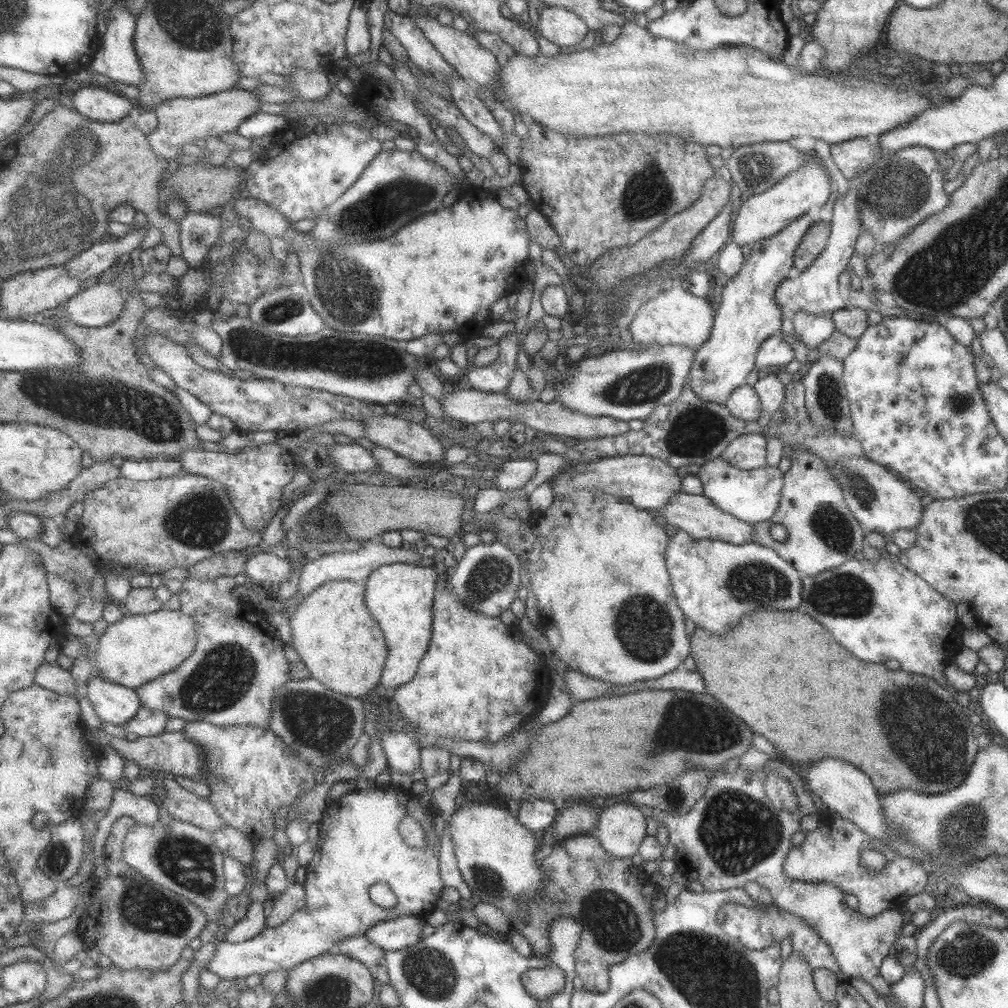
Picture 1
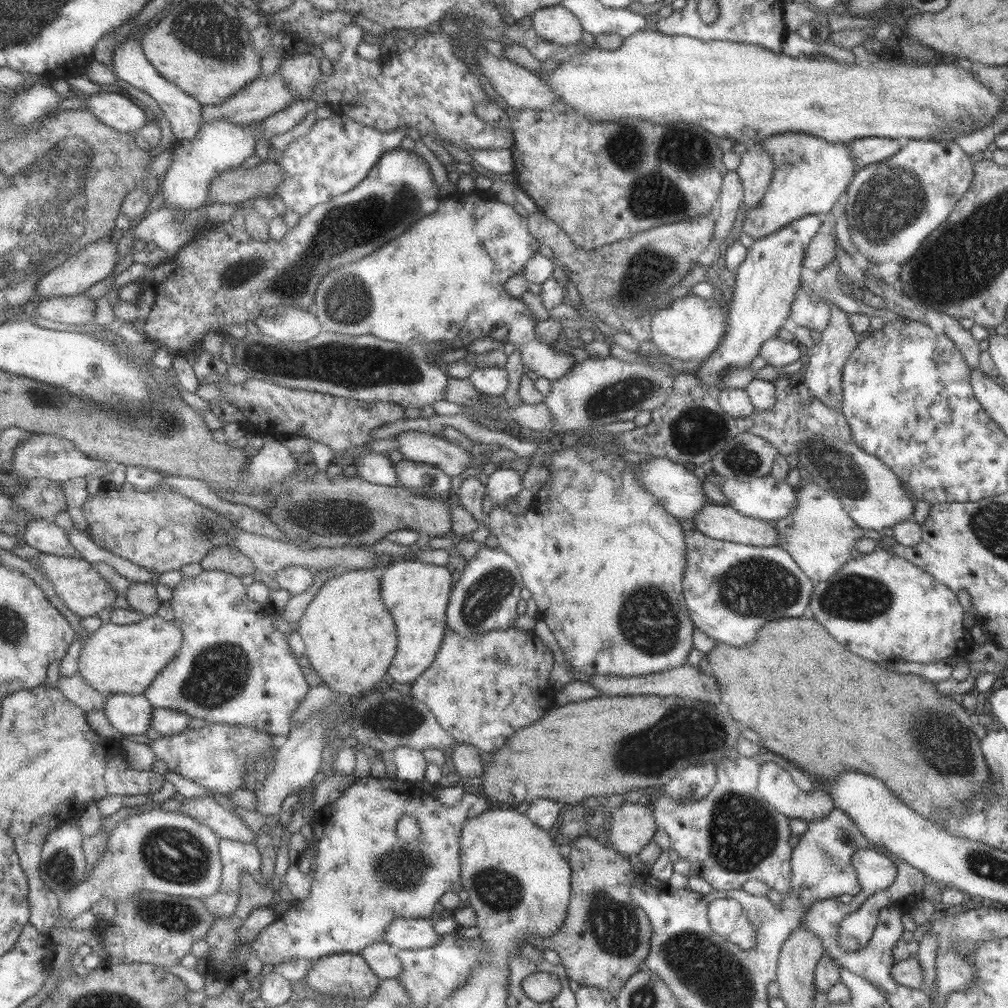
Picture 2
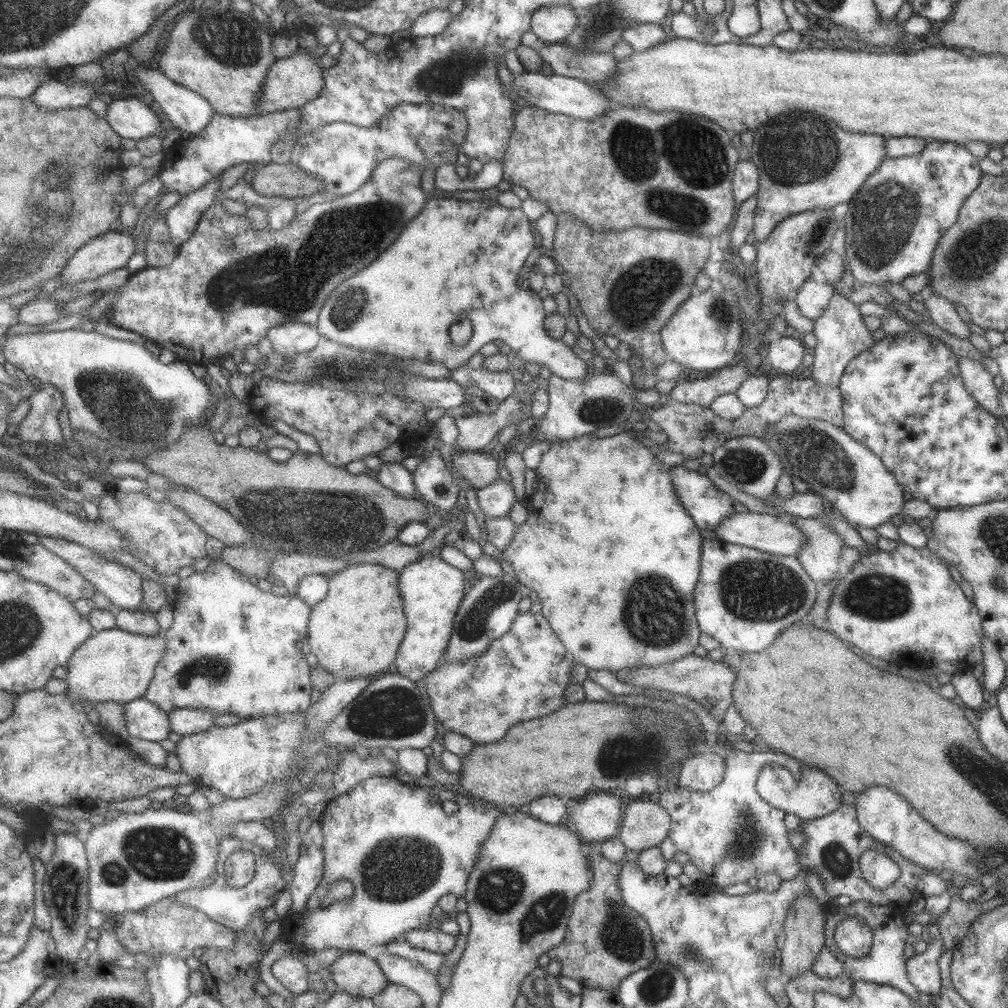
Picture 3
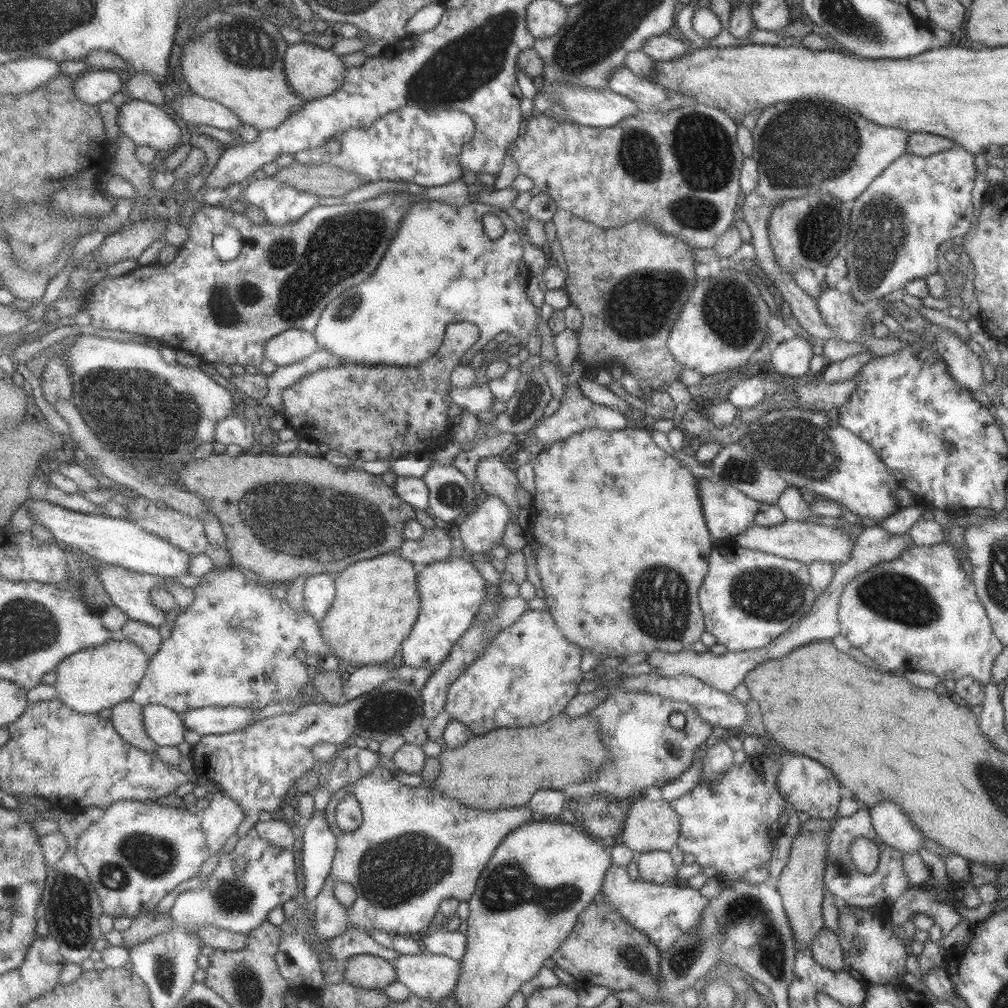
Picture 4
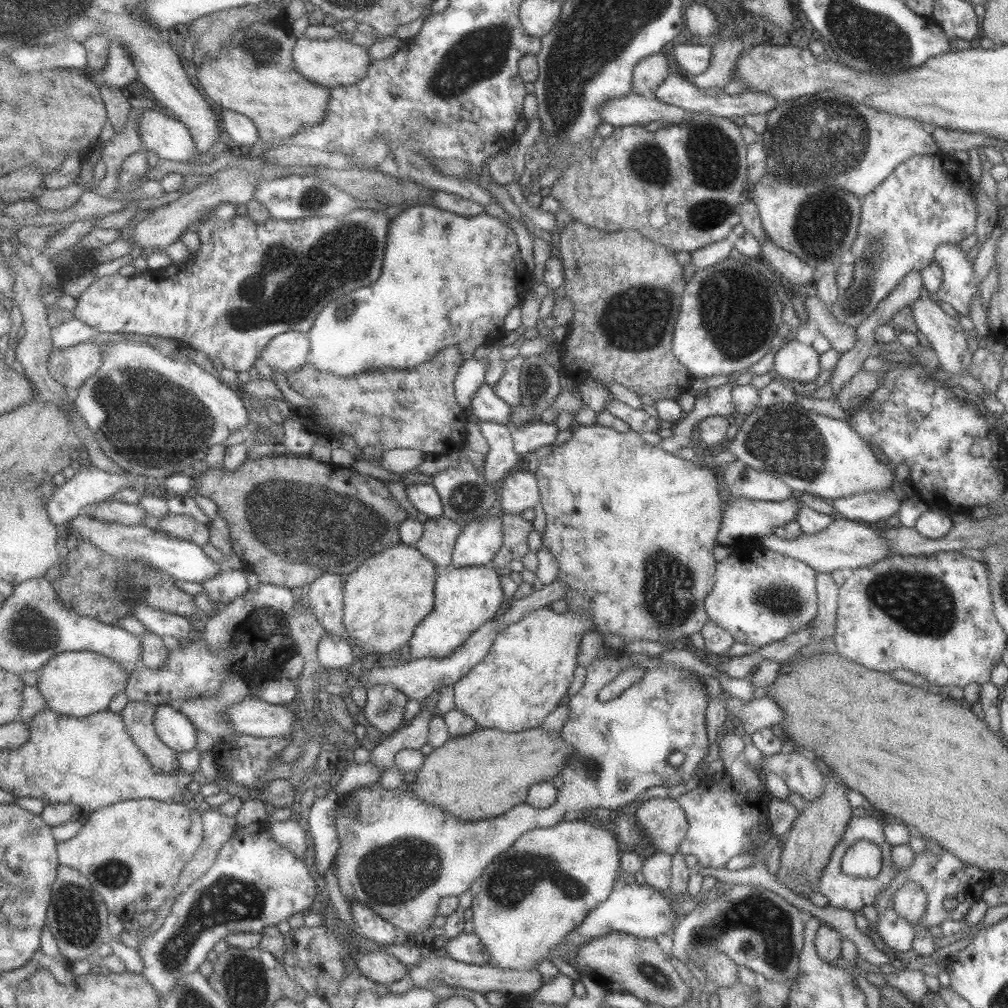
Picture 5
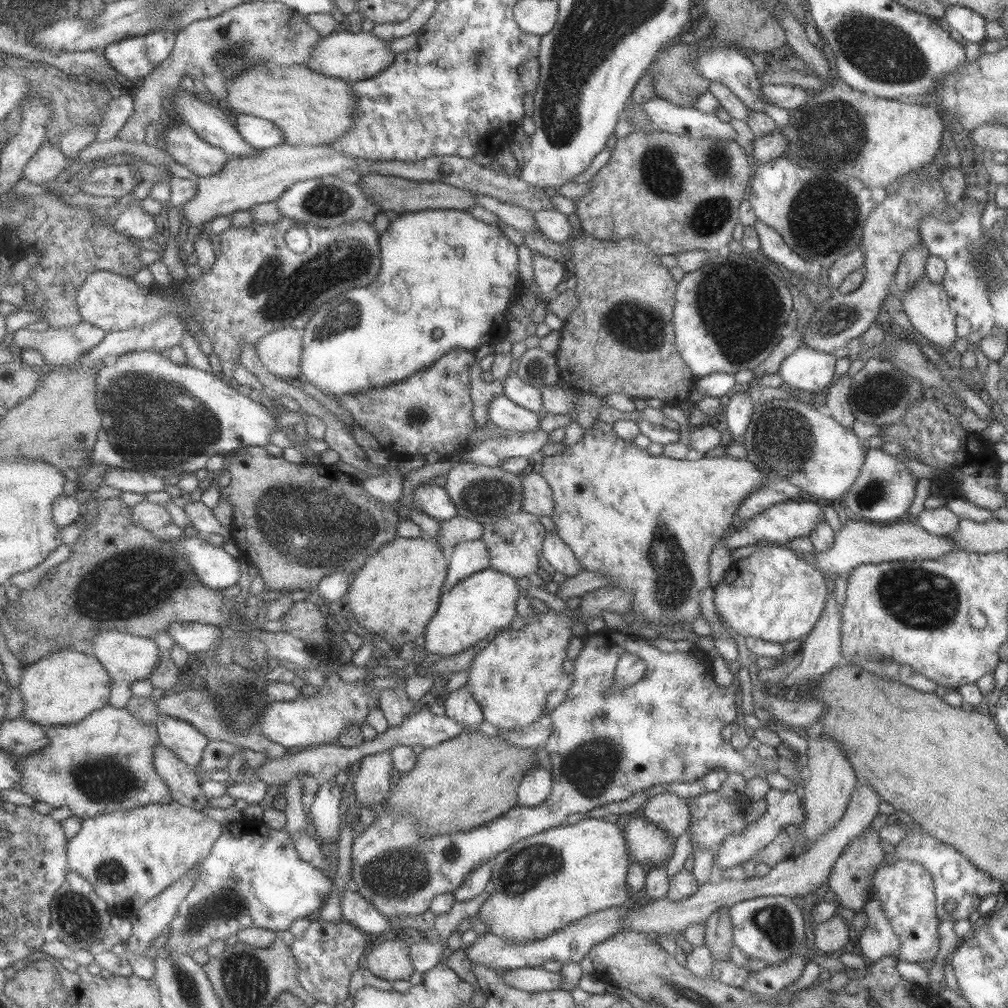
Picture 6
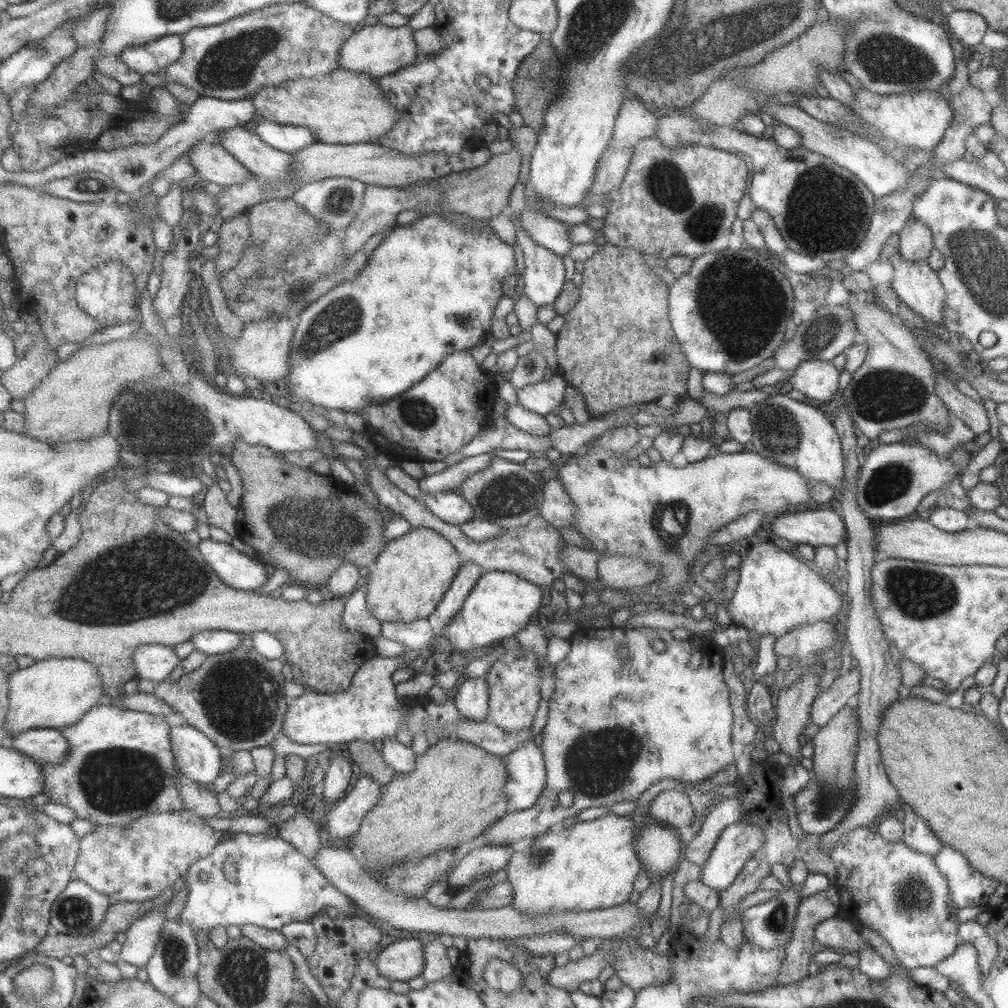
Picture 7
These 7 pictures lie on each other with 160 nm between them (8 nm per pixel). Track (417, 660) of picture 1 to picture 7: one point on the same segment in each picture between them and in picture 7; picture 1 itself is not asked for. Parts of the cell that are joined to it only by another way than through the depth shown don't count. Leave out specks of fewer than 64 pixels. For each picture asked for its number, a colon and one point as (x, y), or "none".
2: (417, 594)
3: (432, 589)
4: (452, 591)
5: (466, 598)
6: (470, 613)
7: (500, 604)

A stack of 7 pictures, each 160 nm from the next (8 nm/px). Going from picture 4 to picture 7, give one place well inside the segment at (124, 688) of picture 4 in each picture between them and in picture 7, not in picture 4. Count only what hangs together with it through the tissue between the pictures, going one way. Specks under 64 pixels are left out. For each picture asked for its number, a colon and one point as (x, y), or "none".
5: (81, 684)
6: (65, 687)
7: (55, 693)

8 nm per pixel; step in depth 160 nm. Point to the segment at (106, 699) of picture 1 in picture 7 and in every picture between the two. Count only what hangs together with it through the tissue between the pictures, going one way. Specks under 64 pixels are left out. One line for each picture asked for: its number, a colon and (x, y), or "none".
2: (130, 714)
3: (145, 720)
4: (165, 726)
5: (174, 728)
6: (188, 742)
7: (199, 757)

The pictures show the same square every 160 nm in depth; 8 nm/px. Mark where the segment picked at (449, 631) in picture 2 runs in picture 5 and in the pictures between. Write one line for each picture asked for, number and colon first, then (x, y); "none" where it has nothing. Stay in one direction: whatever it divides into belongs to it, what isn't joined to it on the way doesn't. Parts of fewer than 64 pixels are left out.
3: (521, 677)
4: (530, 672)
5: (526, 675)

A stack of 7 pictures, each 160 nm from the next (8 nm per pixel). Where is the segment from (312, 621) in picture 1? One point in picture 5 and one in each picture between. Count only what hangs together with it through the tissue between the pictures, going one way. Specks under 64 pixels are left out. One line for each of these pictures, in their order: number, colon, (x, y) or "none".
2: (351, 639)
3: (356, 631)
4: (377, 604)
5: (386, 599)

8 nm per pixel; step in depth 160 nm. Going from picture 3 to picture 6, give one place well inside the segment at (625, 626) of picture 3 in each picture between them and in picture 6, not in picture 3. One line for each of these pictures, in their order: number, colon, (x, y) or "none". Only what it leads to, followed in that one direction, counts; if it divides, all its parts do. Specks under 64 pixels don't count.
4: (620, 545)
5: (631, 527)
6: (649, 523)

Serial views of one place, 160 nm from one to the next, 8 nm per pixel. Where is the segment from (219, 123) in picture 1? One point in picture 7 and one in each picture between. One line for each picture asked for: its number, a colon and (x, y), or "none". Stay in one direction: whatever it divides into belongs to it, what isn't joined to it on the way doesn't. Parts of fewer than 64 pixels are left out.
2: (265, 96)
3: (293, 81)
4: (313, 72)
5: (335, 62)
6: (346, 55)
7: (378, 50)

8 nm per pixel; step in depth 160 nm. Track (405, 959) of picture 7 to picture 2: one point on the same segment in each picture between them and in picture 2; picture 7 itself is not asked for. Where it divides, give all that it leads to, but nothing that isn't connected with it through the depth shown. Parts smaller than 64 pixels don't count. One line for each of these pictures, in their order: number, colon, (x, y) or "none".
2: (347, 976)
3: (357, 974)
4: (367, 971)
5: (380, 966)
6: (389, 958)

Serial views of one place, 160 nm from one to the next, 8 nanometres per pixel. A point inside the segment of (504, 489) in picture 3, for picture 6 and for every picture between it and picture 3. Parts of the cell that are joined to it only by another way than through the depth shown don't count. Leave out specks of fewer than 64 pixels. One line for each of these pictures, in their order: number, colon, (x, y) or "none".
4: (479, 531)
5: (480, 541)
6: (469, 557)

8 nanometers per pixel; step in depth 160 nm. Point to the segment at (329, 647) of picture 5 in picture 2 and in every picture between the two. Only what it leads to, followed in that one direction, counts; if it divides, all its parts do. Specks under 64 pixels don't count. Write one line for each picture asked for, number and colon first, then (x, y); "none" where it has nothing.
2: (235, 667)
3: (233, 648)
4: (237, 644)

